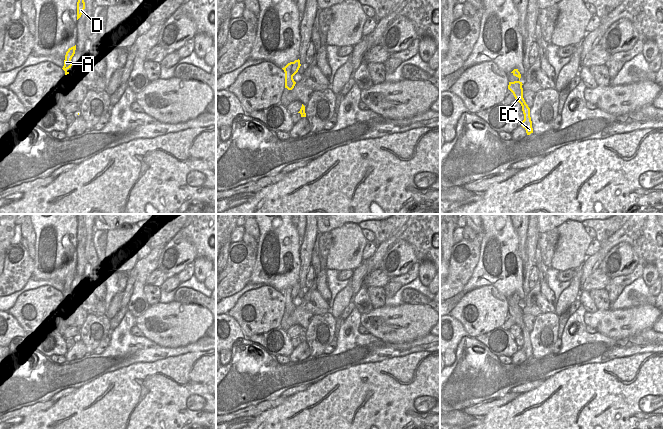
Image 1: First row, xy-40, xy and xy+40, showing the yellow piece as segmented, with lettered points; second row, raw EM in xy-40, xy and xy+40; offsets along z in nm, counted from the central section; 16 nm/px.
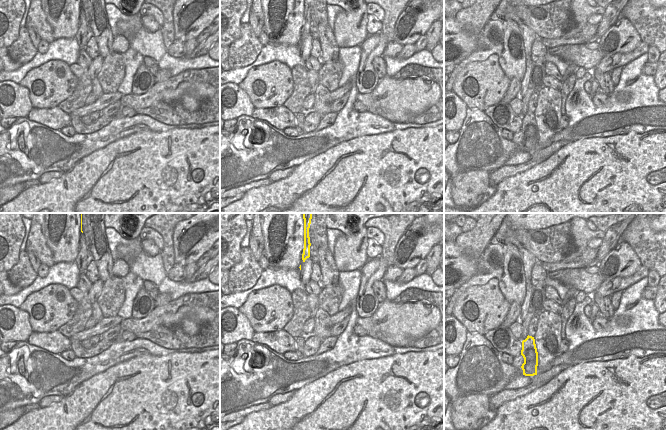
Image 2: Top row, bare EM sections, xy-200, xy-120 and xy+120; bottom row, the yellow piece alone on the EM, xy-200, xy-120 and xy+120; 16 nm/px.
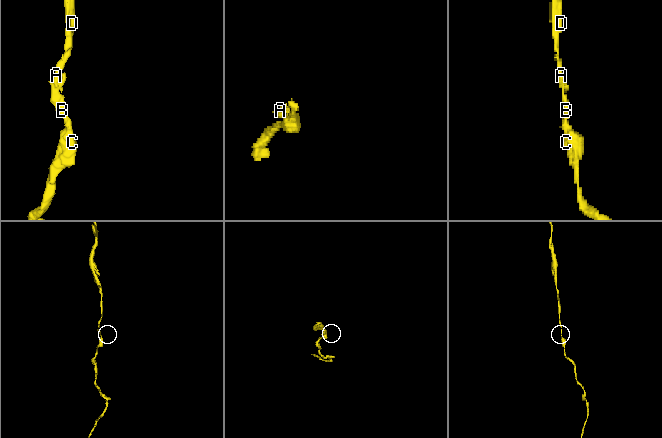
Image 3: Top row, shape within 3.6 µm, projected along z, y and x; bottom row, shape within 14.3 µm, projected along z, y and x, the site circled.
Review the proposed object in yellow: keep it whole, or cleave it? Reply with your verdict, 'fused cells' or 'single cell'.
single cell

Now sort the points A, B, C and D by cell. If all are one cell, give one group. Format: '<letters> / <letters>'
A B C D

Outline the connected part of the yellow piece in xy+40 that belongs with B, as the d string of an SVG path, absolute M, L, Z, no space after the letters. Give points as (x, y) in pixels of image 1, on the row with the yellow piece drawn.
M519 80L514 82L509 82L508 89L513 93L515 99L522 106L524 120L520 124L526 130L527 135L530 135L531 133L533 133L532 121L530 117L530 108L528 107L528 105L526 104L523 98L522 85L523 85L522 82L520 82Z

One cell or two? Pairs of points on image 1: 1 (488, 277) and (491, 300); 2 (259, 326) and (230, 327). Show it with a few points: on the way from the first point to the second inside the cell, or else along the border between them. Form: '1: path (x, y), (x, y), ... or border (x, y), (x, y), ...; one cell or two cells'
1: border (469, 290), (475, 287), (493, 285), (507, 298); two cells
2: border (227, 313), (238, 323), (242, 332), (247, 337); two cells

